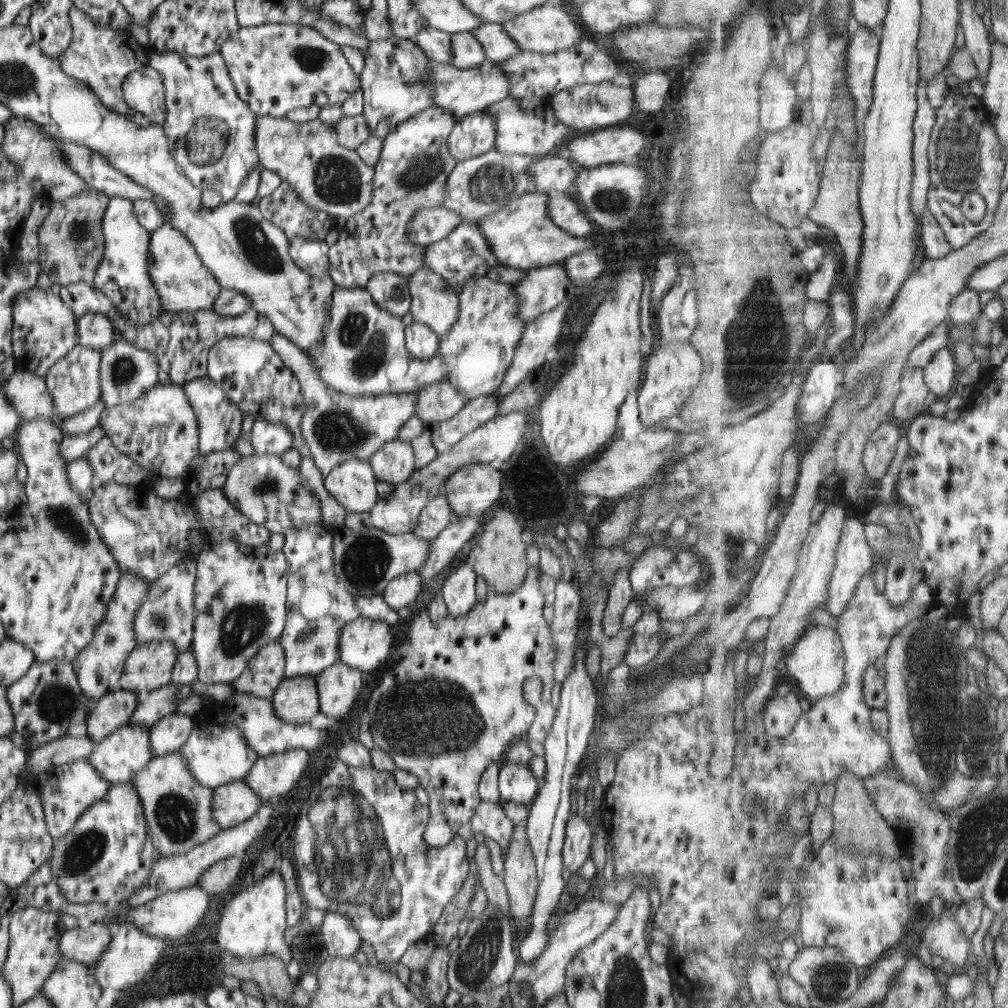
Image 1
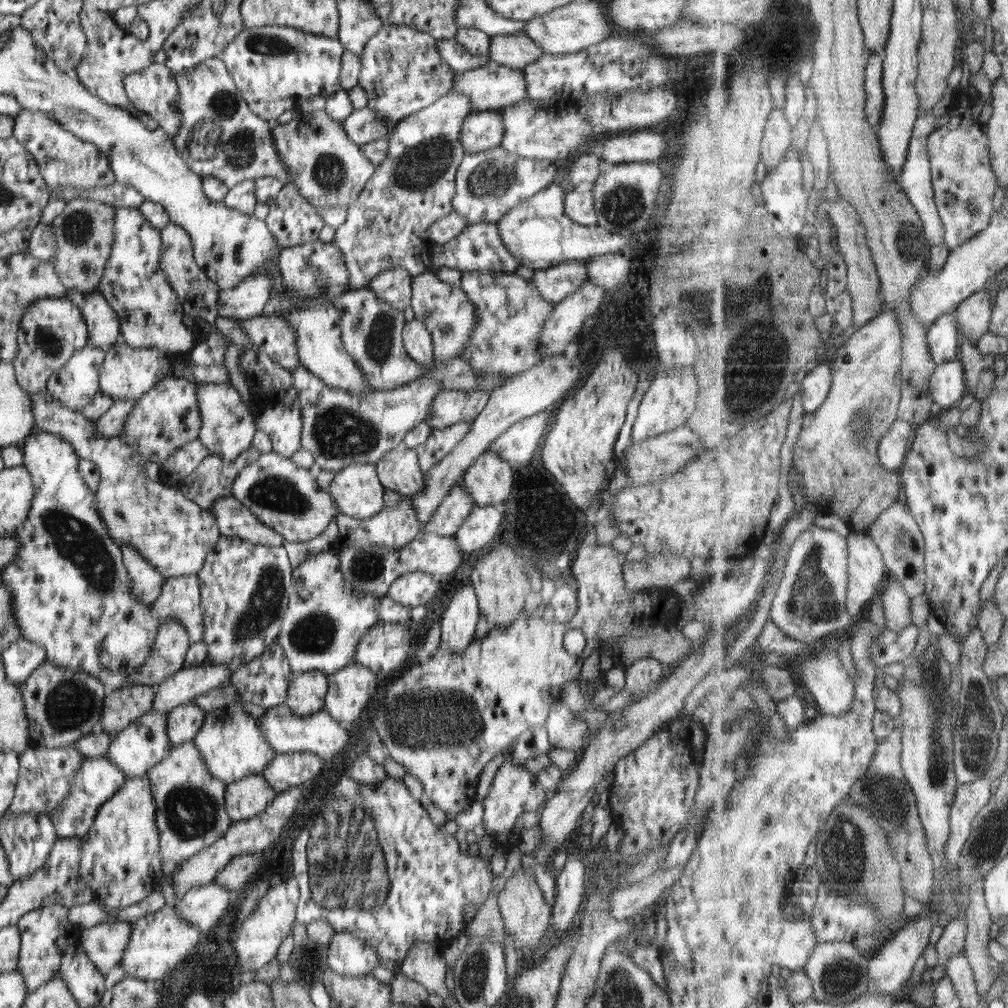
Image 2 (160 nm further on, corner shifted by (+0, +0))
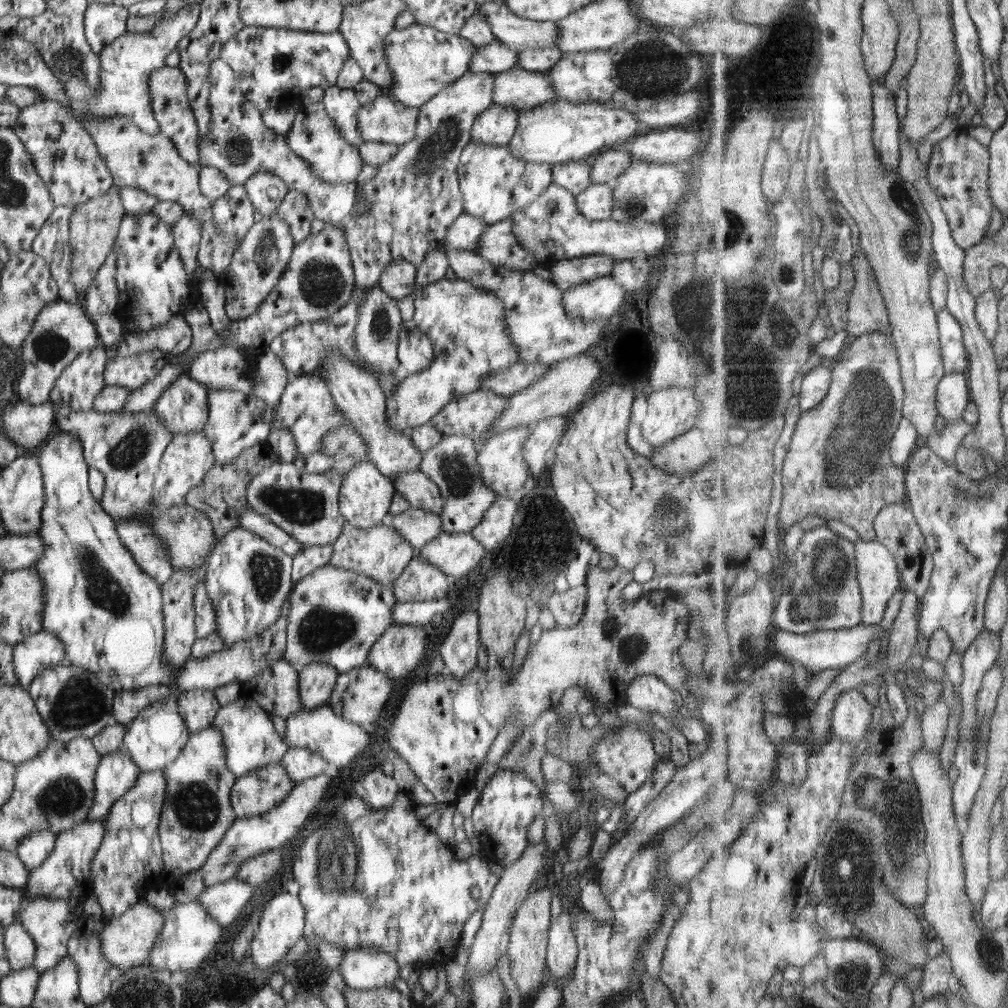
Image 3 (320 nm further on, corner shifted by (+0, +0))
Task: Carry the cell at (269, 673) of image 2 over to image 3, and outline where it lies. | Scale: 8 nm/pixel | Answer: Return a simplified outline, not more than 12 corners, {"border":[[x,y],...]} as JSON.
{"border":[[283,658],[242,683],[269,715],[303,710],[299,670]]}

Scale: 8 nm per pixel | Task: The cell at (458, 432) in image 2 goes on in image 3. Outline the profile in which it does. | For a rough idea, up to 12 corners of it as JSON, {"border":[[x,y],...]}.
{"border":[[442,434],[419,470],[445,500],[444,532],[470,533],[497,499],[475,441]]}

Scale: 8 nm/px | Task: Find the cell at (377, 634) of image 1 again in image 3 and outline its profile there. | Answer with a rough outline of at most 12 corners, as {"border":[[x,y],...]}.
{"border":[[390,625],[368,666],[392,680],[428,652],[429,632]]}

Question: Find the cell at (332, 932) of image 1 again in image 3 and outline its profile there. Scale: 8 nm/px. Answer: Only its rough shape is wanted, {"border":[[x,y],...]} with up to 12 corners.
{"border":[[380,950],[343,951],[338,972],[356,990],[394,987],[401,966]]}

